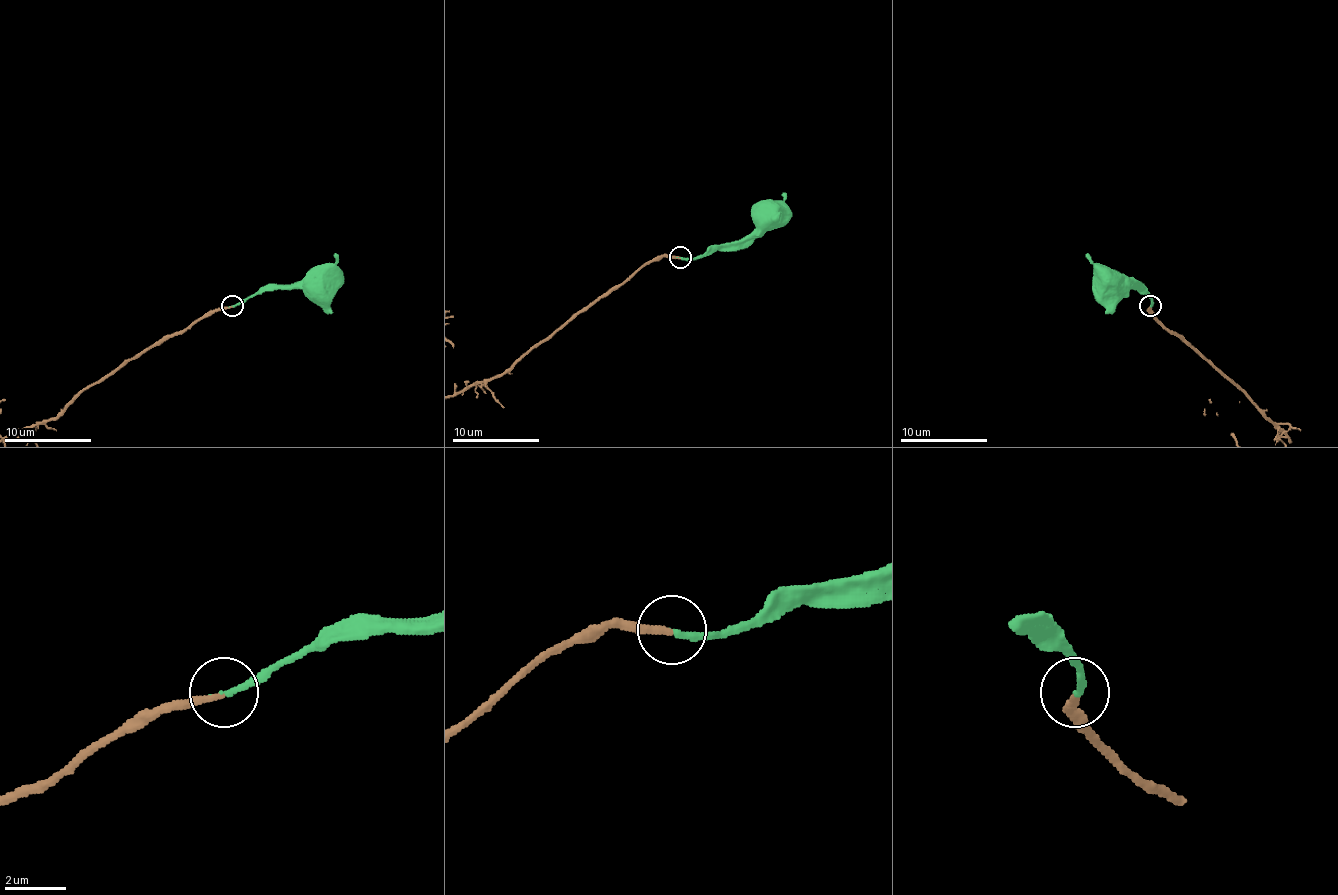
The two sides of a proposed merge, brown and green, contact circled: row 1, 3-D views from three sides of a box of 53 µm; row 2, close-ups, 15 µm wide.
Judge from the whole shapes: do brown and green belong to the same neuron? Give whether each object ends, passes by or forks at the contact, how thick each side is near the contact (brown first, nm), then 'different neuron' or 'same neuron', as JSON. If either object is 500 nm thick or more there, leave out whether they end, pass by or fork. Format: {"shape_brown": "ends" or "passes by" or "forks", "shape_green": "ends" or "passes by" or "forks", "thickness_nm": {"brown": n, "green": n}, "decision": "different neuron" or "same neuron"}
{"shape_brown": "ends", "shape_green": "ends", "thickness_nm": {"brown": 220, "green": 200}, "decision": "same neuron"}

